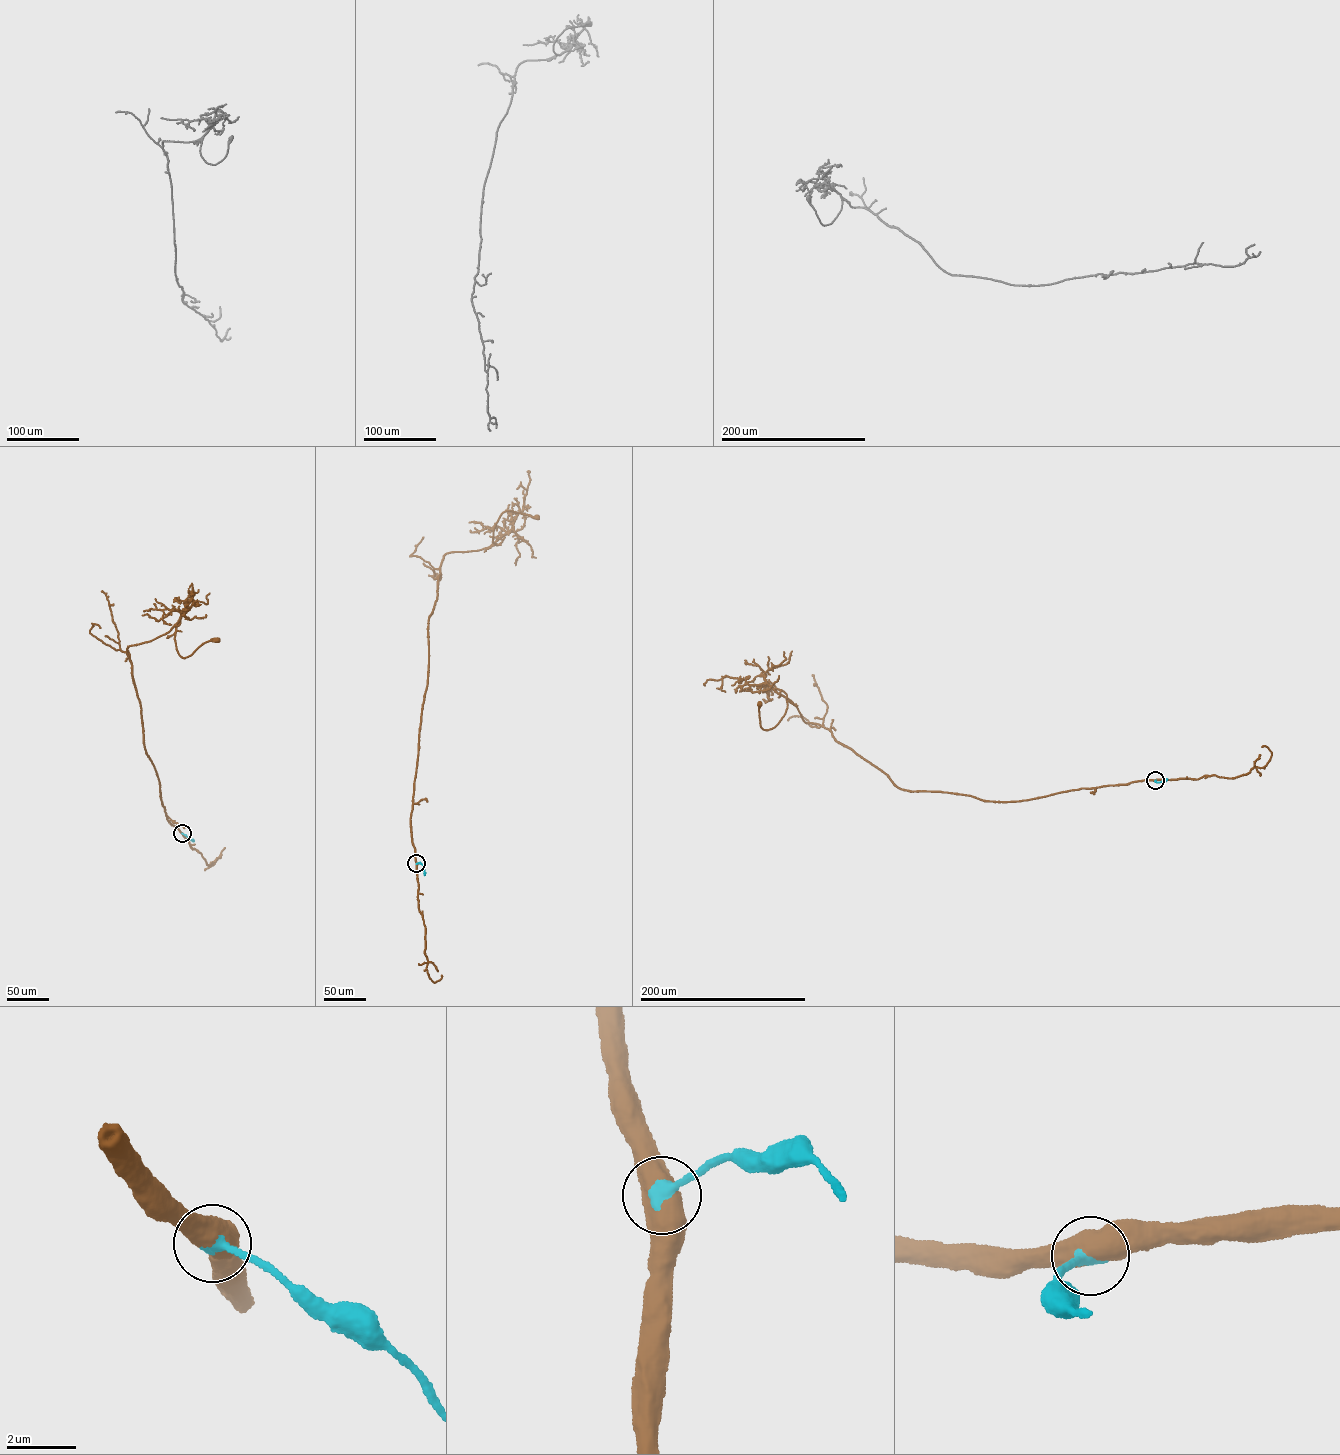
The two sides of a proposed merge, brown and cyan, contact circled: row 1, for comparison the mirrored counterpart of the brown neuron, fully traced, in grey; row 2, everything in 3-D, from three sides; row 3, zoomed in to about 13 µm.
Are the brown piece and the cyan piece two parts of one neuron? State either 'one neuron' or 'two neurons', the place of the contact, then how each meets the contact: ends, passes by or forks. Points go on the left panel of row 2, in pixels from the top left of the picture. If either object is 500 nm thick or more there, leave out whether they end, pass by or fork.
one neuron | (182, 833)

